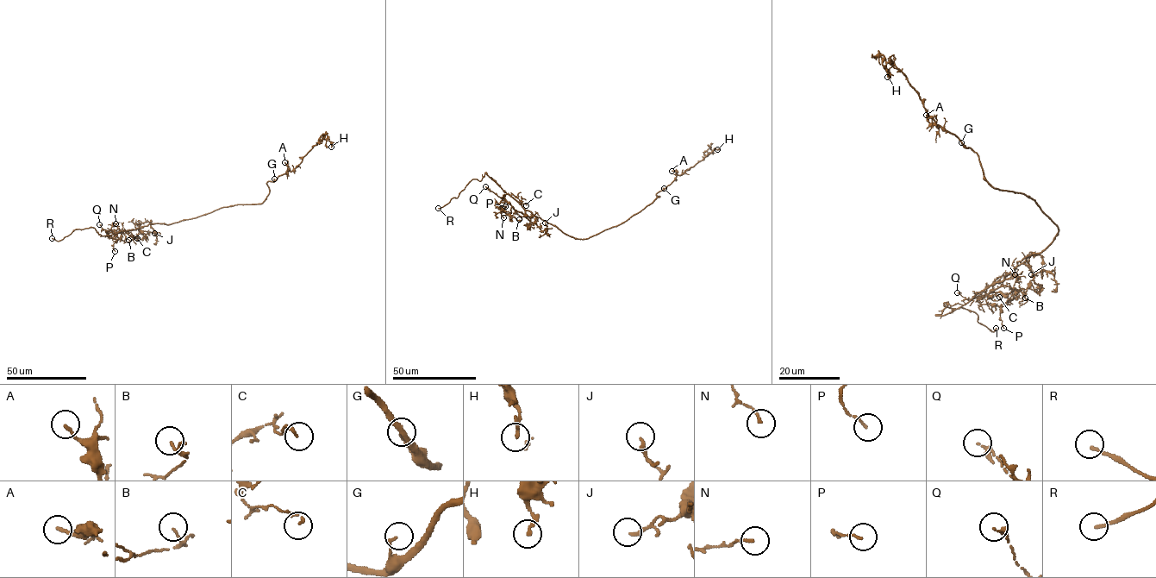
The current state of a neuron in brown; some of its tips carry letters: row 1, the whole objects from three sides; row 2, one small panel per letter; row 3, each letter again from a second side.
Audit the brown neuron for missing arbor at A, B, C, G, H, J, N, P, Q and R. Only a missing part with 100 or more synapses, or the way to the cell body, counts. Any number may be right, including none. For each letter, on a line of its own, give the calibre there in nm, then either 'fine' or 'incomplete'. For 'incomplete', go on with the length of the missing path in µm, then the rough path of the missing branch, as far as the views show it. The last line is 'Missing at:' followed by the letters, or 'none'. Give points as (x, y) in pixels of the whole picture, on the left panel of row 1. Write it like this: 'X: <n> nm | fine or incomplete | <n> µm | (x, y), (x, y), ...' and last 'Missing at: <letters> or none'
A: 150 nm | fine
B: 60 nm | fine
C: 130 nm | fine
G: 110 nm | fine
H: 180 nm | fine
J: 180 nm | fine
N: 130 nm | fine
P: 120 nm | fine
Q: 170 nm | fine
R: 160 nm | incomplete | 5 µm
Missing at: R

